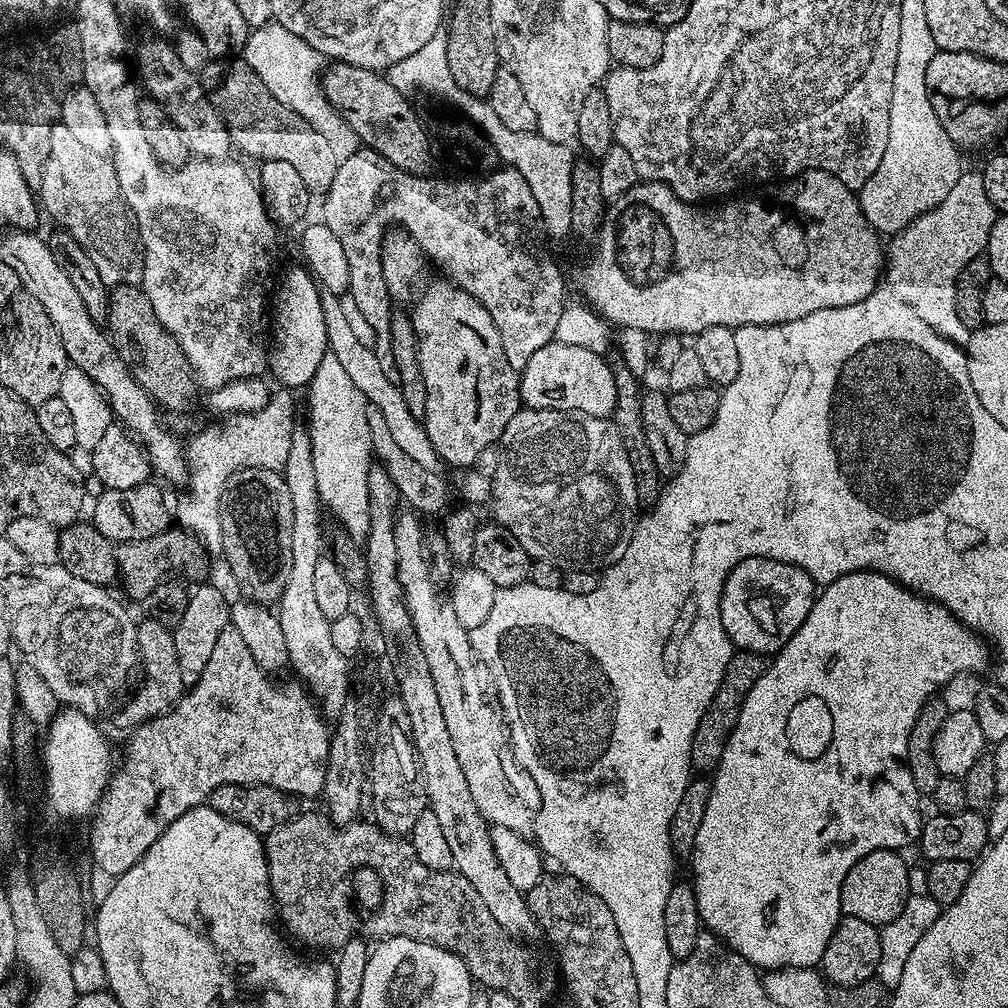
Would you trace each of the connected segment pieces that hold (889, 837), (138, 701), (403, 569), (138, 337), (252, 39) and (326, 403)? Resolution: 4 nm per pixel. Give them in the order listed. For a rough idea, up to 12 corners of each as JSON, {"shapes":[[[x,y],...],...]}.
{"shapes":[[[827,585],[711,777],[703,927],[816,968],[840,887],[920,839],[918,714],[985,641]],[[139,621],[144,688],[116,716],[128,730],[186,691],[170,628]],[[397,517],[399,581],[454,754],[489,825],[531,837],[496,683]],[[143,287],[108,297],[106,331],[132,377],[161,409],[198,393],[182,346]],[[269,22],[242,59],[266,90],[306,118],[337,160],[354,130],[320,85],[318,50]],[[330,351],[308,394],[320,503],[370,530],[368,400]]]}

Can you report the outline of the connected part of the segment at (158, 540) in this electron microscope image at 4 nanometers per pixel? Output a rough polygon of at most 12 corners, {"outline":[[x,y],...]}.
{"outline":[[169,530],[115,545],[119,583],[143,601],[168,572],[208,568],[201,541]]}

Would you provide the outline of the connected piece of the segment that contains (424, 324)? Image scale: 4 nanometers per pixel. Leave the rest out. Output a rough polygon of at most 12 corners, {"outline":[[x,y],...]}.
{"outline":[[451,279],[410,308],[422,423],[475,465],[522,407],[490,310]]}

